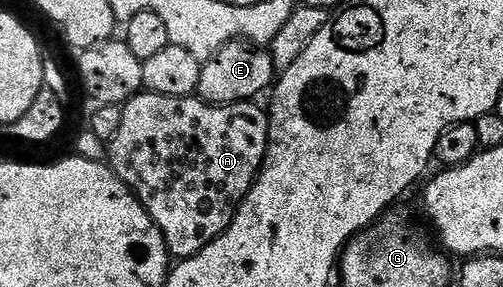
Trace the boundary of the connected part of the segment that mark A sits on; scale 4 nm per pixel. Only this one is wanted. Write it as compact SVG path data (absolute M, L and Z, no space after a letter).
M140 92L134 94L128 102L123 103L123 115L121 116L121 128L117 128L117 136L109 144L109 165L115 173L134 192L137 200L149 212L149 216L161 228L161 232L167 241L167 252L172 259L182 260L192 258L201 248L205 248L217 236L221 236L229 228L235 213L239 211L239 205L245 200L245 196L251 191L251 186L263 169L263 161L267 158L267 145L271 143L271 120L266 109L263 110L254 101L234 102L232 106L214 106L211 102L204 102L198 96L190 98L178 98L177 96L161 96Z

